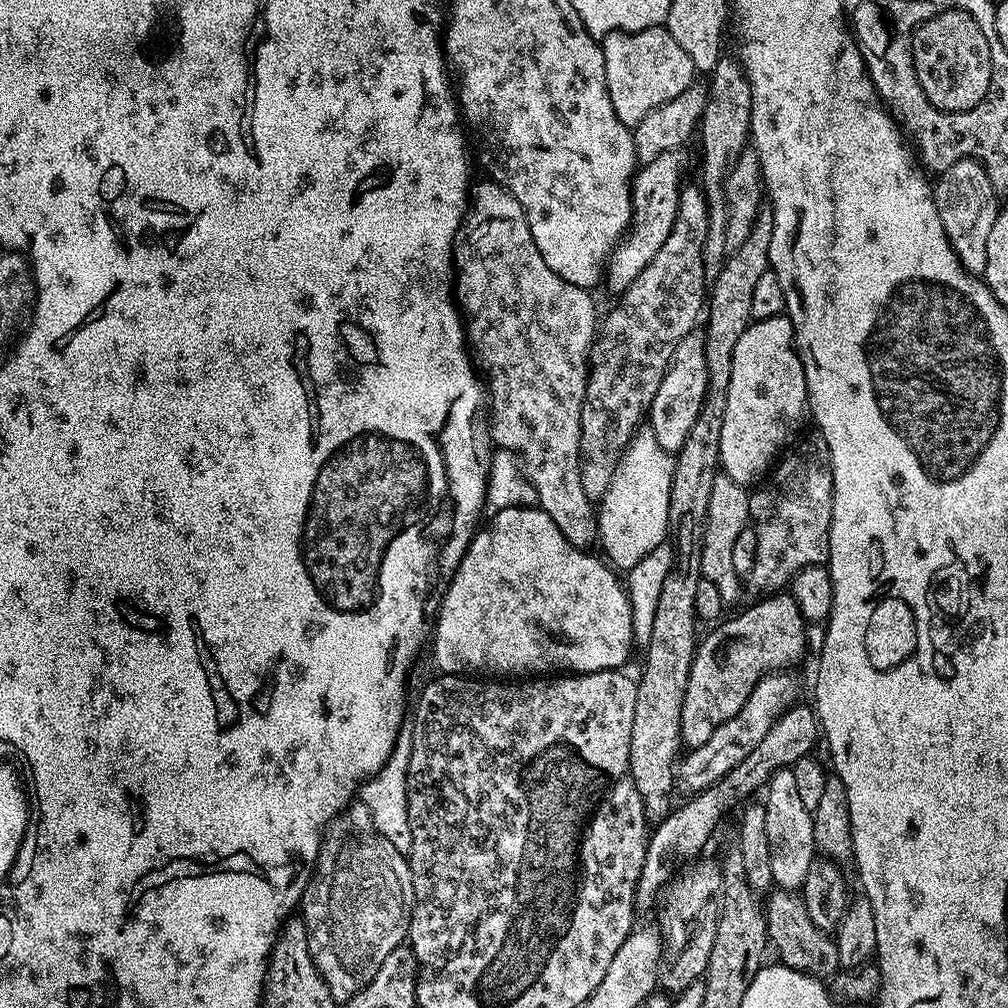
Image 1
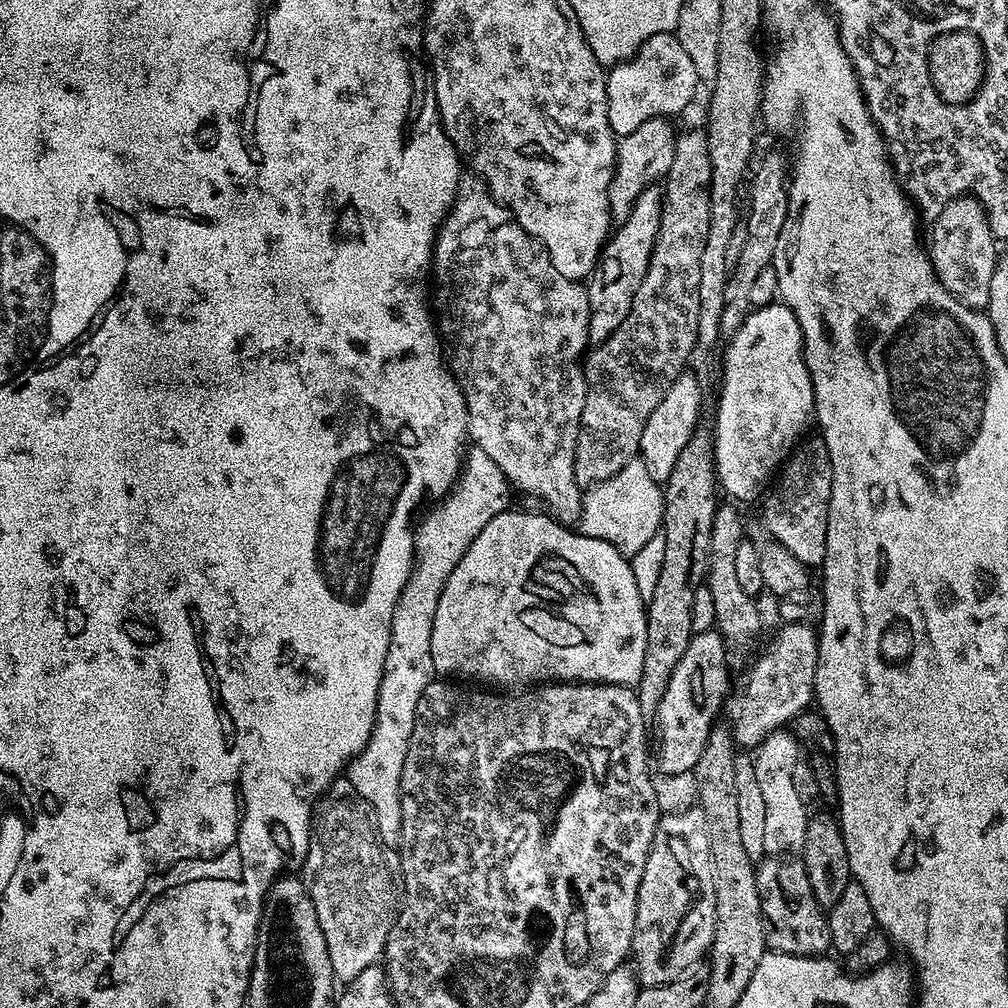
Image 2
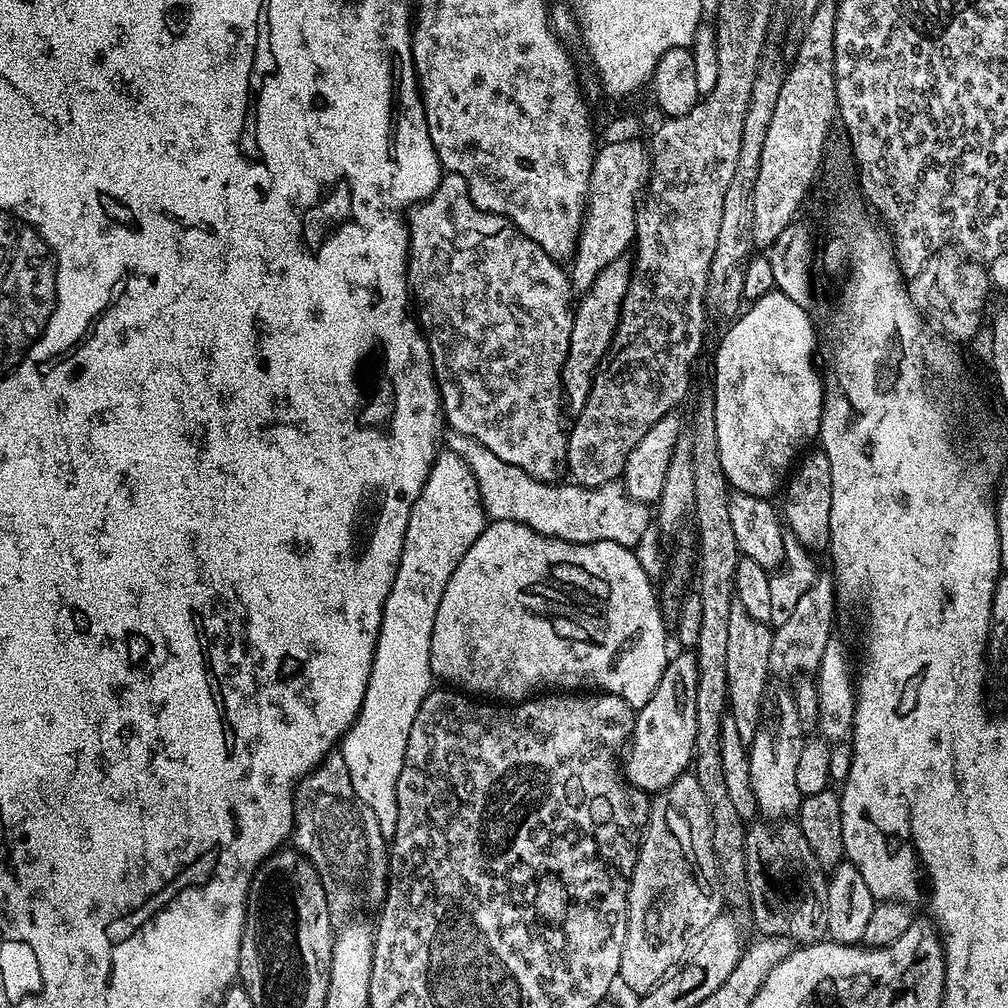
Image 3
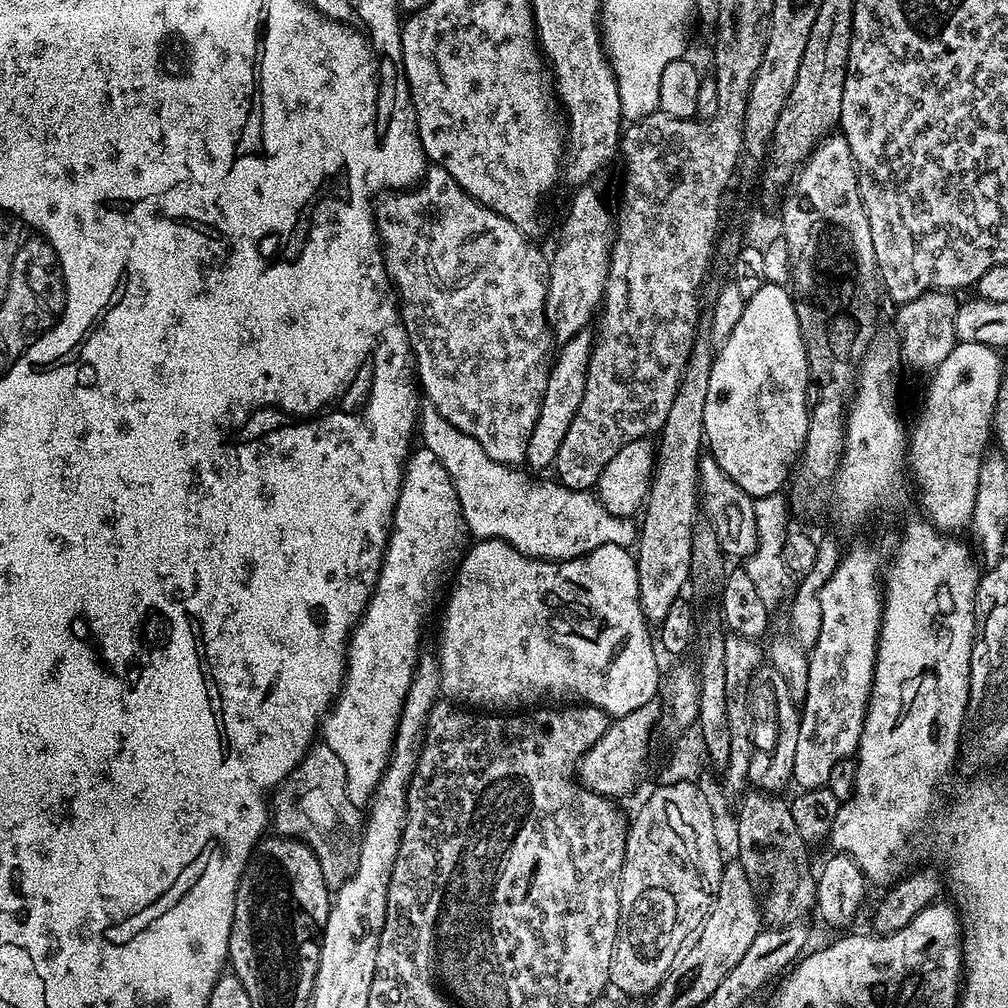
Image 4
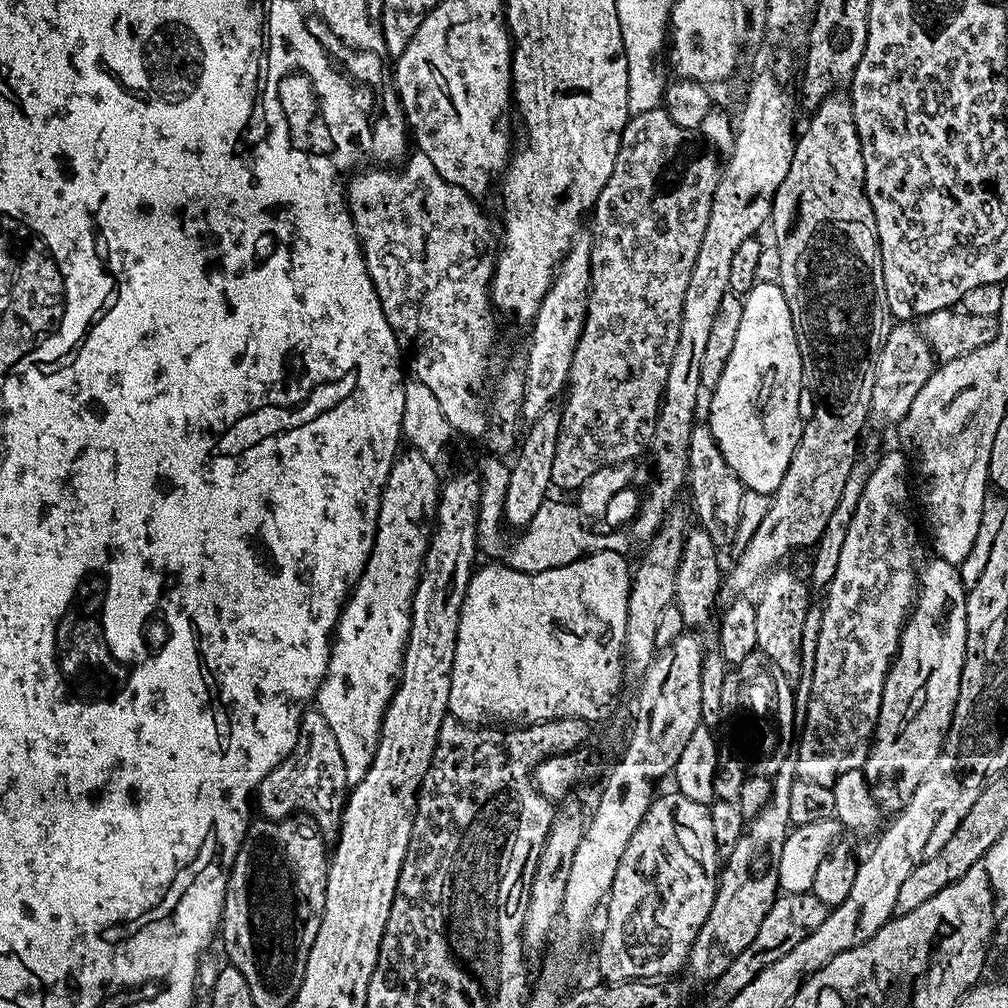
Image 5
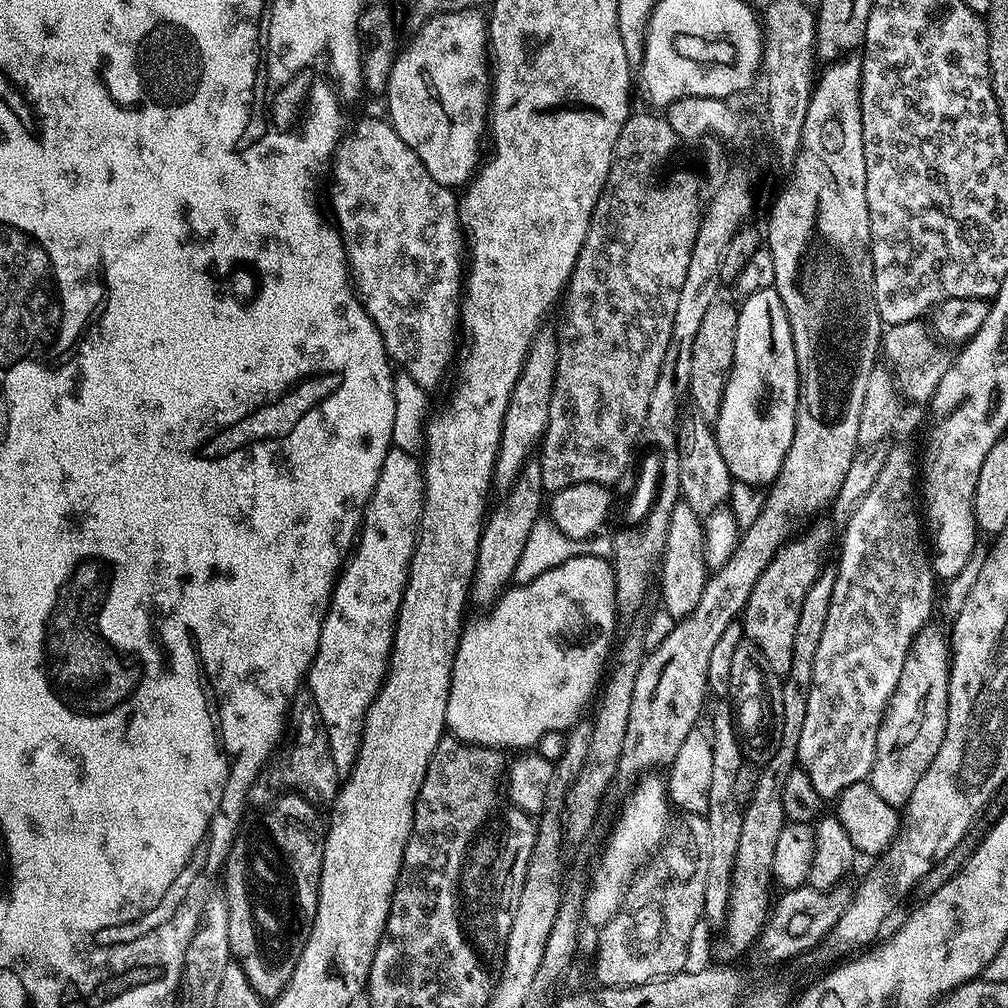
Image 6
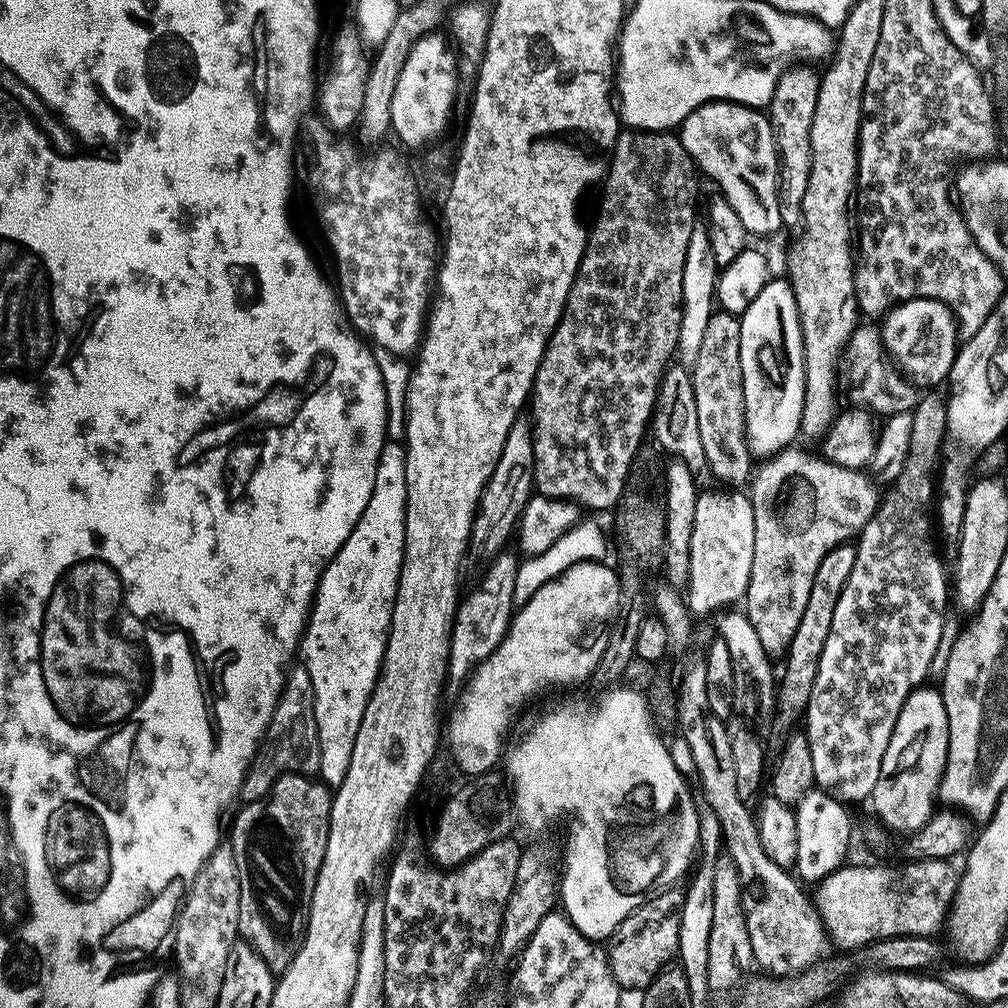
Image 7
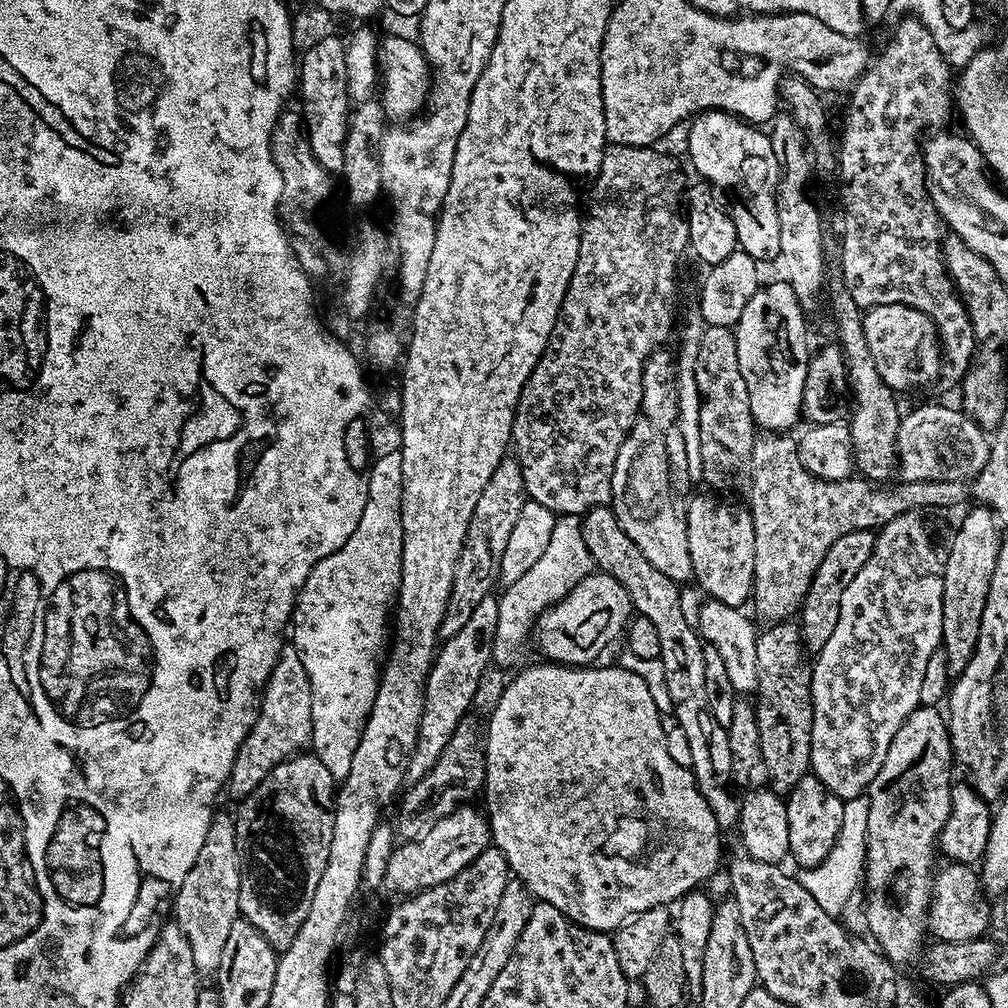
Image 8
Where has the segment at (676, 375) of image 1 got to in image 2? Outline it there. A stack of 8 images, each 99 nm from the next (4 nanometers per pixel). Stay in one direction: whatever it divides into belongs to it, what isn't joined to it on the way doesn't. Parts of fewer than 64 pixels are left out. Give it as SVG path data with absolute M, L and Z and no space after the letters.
M685 370L676 379L674 386L670 386L670 390L664 392L662 402L658 402L658 406L650 414L642 430L639 455L656 480L668 481L670 470L674 470L674 462L678 462L678 454L682 454L686 442L690 442L690 438L696 433L701 423L700 395L702 395L702 389L698 378L692 371Z

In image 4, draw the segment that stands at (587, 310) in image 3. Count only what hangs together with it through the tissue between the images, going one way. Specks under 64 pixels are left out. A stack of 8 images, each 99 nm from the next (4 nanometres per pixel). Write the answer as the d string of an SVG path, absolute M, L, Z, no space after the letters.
M585 330L574 334L559 345L548 370L546 390L542 394L542 406L538 410L538 422L534 424L530 442L526 446L524 458L529 469L551 469L555 465L558 446L562 446L562 438L566 438L566 430L570 430L570 422L574 422L574 414L578 414L578 406L582 406L582 394L586 390L586 374L592 357L593 343L593 333Z

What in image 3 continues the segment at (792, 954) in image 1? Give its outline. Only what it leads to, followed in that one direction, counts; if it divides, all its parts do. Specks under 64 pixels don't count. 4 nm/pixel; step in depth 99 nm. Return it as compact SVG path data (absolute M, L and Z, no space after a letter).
M753 823L745 831L744 849L746 850L746 882L748 883L746 904L747 907L752 907L752 920L756 923L757 933L760 936L790 938L796 946L817 943L828 931L826 926L828 882L818 858L814 858L814 850L810 850L810 842L806 842L806 834L802 834L799 823Z

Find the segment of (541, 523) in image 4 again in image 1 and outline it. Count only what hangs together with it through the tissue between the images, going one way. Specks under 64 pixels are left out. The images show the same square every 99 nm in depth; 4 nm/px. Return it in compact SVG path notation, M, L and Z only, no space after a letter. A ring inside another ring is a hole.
M637 431L614 470L610 490L606 490L604 499L599 501L598 542L600 546L604 546L603 555L617 569L627 570L638 566L638 562L642 562L646 554L669 539L668 515L674 456L671 452L661 451L660 461L656 464L656 452L659 448L658 438L652 431ZM656 472L660 475L660 485L657 488Z

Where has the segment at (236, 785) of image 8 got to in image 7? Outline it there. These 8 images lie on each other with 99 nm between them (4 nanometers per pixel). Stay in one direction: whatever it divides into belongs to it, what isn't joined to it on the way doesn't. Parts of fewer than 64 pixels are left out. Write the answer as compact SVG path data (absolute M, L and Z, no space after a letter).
M296 666L284 681L284 692L278 698L278 706L270 718L260 749L248 767L239 799L244 804L260 800L278 777L285 774L312 776L319 773L321 762L322 750L318 746L318 726L314 718L314 682L310 682L310 670Z

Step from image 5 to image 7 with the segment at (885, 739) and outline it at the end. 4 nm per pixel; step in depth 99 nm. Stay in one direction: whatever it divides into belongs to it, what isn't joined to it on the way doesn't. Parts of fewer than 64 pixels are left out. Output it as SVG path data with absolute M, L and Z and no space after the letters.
M921 686L906 698L902 710L898 714L898 722L894 726L894 734L890 734L890 746L886 746L886 754L882 758L882 770L878 782L874 782L874 790L870 797L870 805L880 815L881 820L896 832L915 834L926 826L928 819L937 807L937 794L940 779L948 757L948 719L944 697L929 686Z

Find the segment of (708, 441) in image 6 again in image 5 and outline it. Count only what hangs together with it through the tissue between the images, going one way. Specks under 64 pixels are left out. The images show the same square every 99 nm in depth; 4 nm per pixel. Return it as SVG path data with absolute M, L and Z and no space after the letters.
M706 422L695 423L692 427L688 450L687 485L699 527L706 530L718 550L724 550L724 547L733 542L736 530L740 528L739 510L745 489L739 478L730 470L729 464L722 458Z

